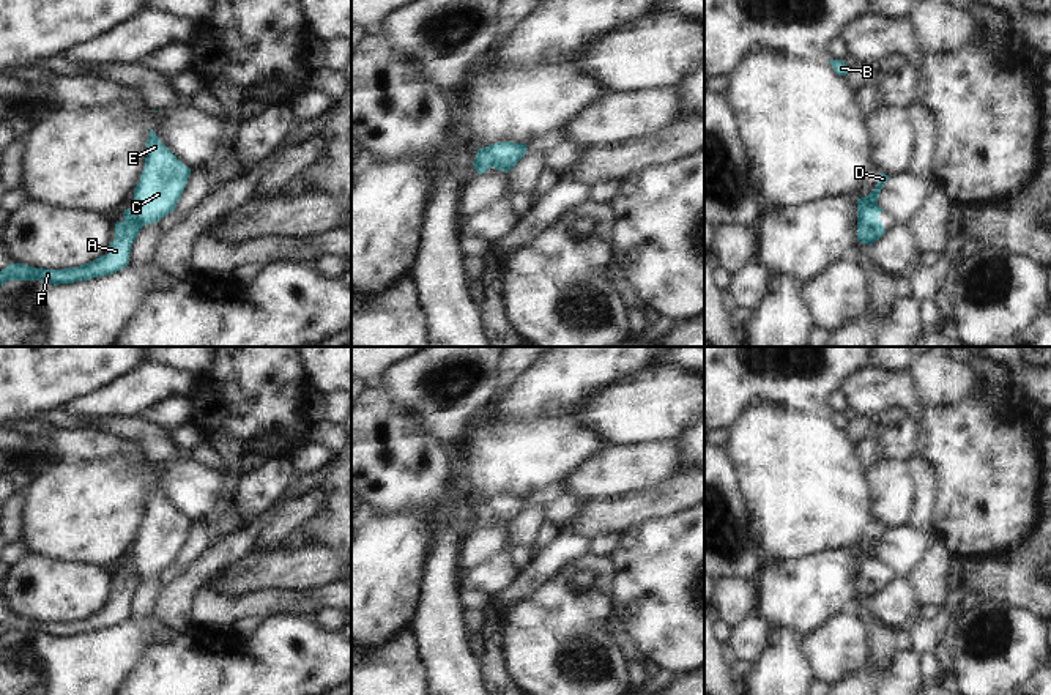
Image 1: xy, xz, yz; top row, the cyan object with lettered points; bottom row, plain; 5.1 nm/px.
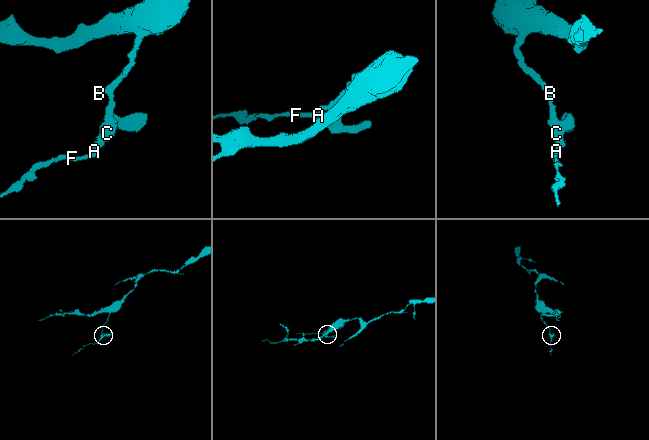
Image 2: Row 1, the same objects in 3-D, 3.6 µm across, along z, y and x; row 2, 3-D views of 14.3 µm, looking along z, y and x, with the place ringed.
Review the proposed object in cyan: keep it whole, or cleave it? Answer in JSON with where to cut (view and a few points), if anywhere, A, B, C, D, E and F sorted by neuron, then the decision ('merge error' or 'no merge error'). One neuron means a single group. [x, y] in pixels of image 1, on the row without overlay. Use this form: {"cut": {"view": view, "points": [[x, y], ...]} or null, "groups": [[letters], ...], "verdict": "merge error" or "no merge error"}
{"cut": {"view": "xy", "points": [[129, 561], [142, 579]]}, "groups": [["A", "F"], ["B", "C", "D", "E"]], "verdict": "merge error"}

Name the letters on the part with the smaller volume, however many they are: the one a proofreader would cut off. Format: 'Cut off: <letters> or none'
Cut off: A, F

